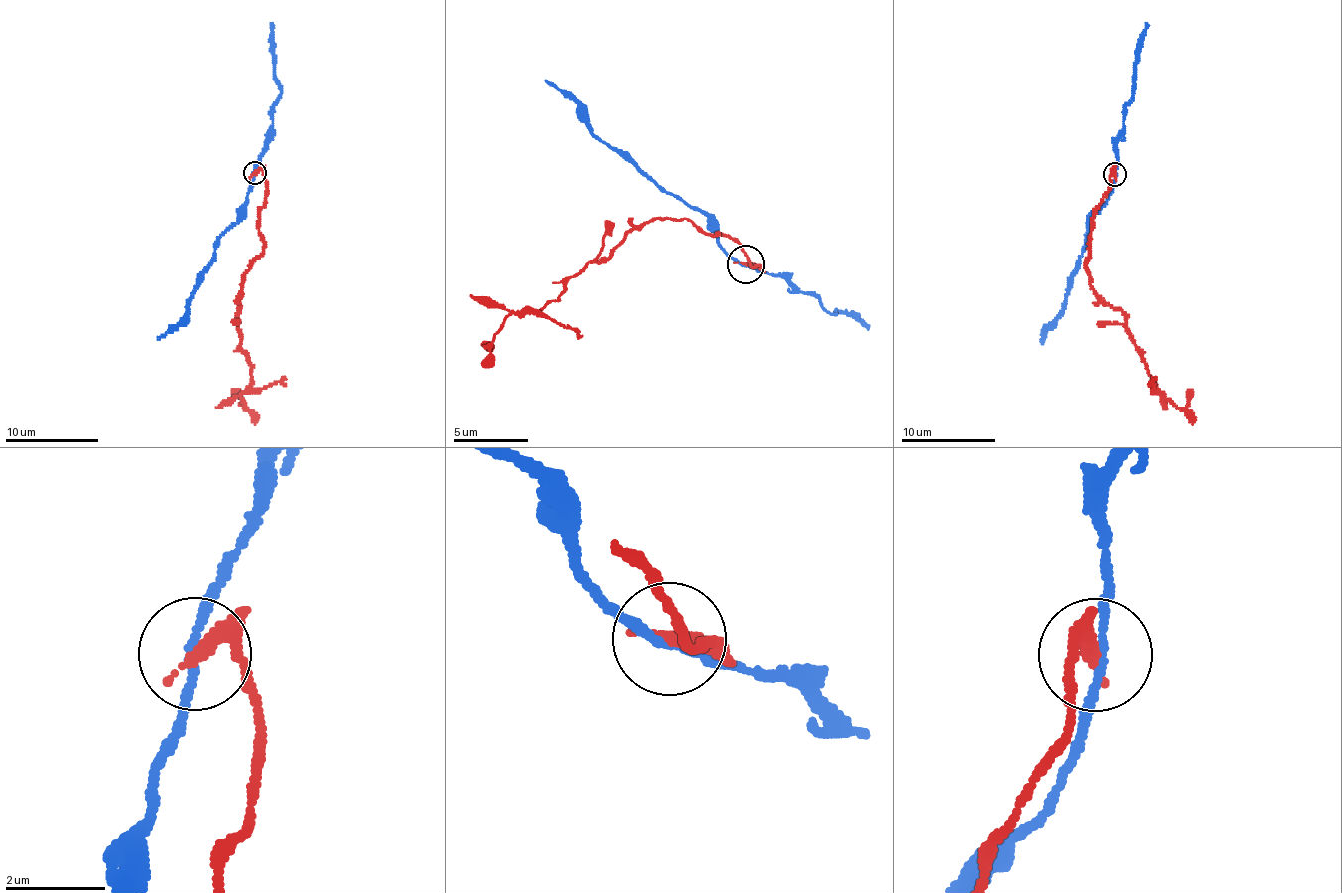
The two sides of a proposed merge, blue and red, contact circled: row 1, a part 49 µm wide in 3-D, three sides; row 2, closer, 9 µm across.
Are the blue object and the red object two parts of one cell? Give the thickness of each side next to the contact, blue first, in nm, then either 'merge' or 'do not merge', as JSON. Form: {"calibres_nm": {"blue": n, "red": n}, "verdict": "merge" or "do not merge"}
{"calibres_nm": {"blue": 160, "red": 240}, "verdict": "do not merge"}

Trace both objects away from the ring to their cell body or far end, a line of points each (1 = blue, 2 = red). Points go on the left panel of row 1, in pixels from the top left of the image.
1: (254, 172), (238, 223), (219, 237), (213, 260), (179, 323), (158, 339)
2: (254, 172), (267, 184), (264, 251), (242, 286), (238, 315), (250, 365), (244, 407), (231, 389)

